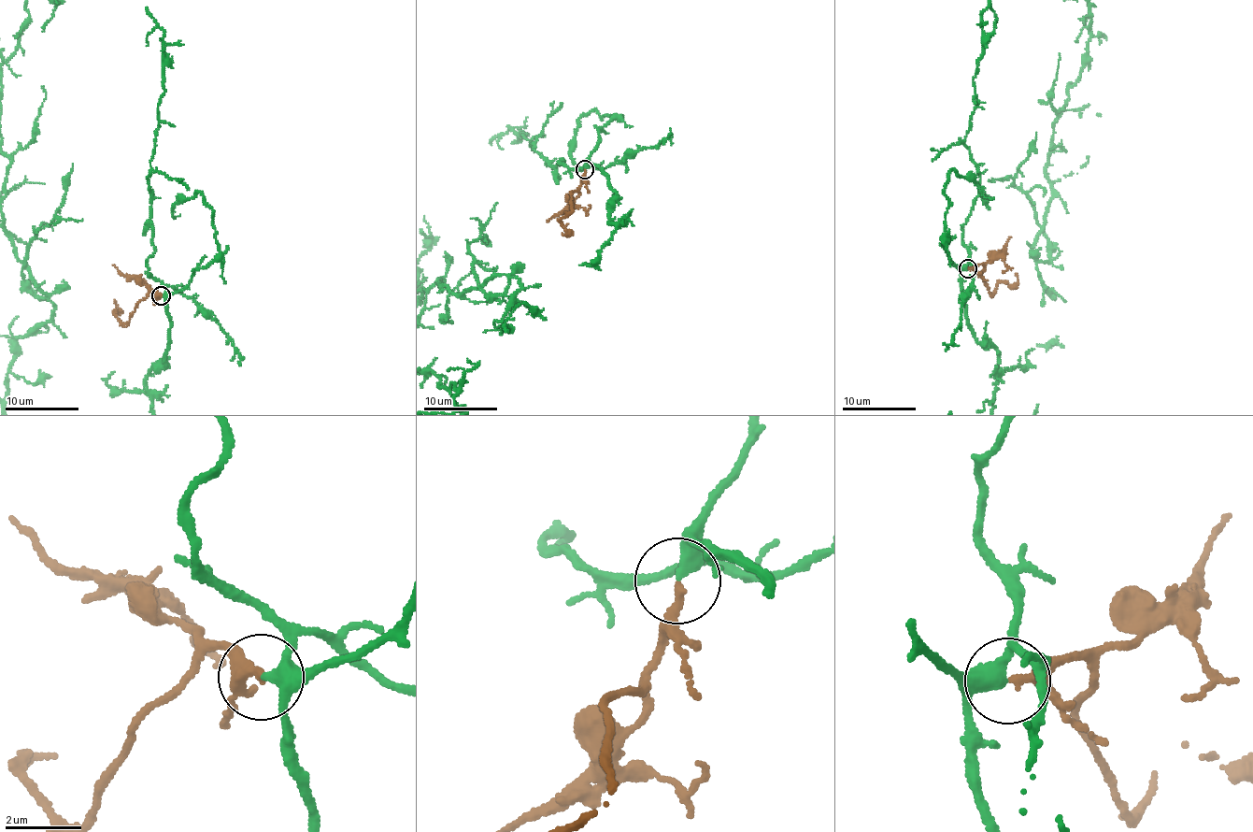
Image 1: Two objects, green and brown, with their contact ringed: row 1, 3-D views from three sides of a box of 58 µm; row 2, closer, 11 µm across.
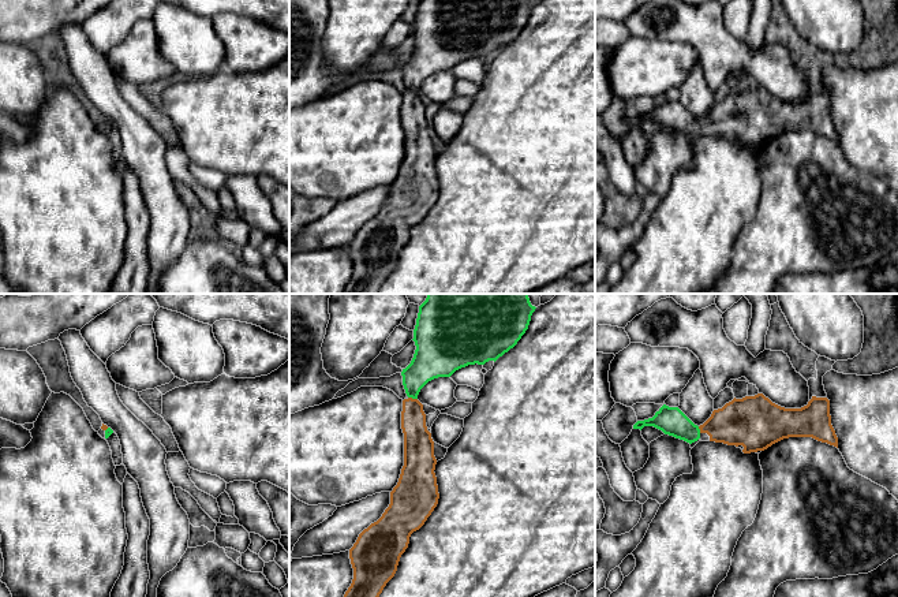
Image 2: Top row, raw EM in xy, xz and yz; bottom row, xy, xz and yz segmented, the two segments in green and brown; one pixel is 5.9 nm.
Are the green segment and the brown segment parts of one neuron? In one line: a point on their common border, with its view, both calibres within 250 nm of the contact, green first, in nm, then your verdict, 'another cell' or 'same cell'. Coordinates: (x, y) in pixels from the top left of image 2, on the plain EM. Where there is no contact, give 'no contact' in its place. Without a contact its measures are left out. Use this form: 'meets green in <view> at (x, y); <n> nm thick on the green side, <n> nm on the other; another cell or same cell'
meets green in xz at (412, 92); 220 nm thick on the green side, 160 nm on the other; same cell

